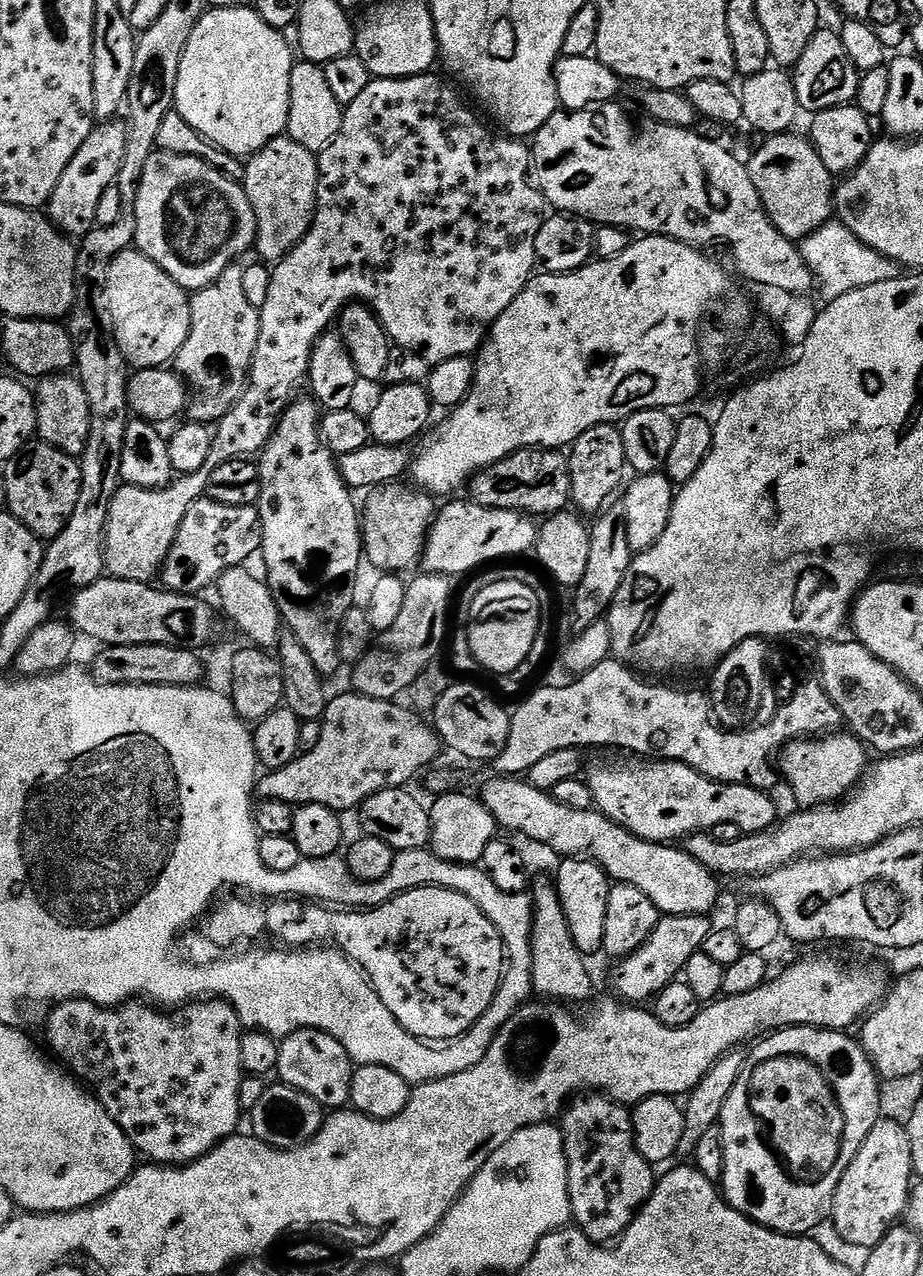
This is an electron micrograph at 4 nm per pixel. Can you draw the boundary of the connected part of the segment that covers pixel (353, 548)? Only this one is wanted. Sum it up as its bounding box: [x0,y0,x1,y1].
[258,398,362,678]

